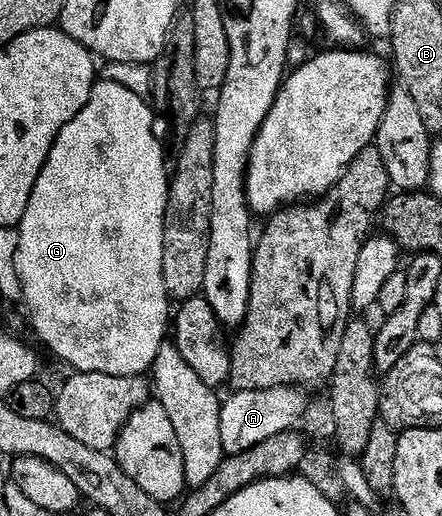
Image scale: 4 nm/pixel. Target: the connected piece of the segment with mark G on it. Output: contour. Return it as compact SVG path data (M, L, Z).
M99 79L84 110L80 110L80 114L76 114L76 118L72 118L72 122L68 122L68 126L60 130L48 154L46 165L42 167L40 178L36 178L28 210L24 210L22 223L16 229L16 274L20 274L22 300L30 311L34 332L64 363L71 364L75 373L95 372L113 376L145 377L153 369L156 354L160 354L160 346L168 340L168 329L172 324L172 301L164 290L164 222L170 193L170 176L168 164L166 168L166 156L162 153L162 144L154 133L155 109L150 109L146 103L147 97L132 94L132 90L126 89L125 86L116 86L116 82Z

